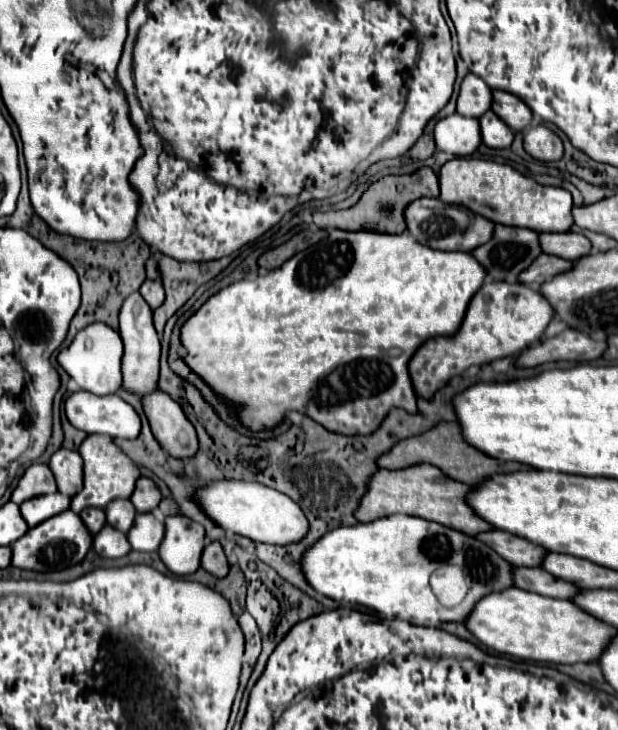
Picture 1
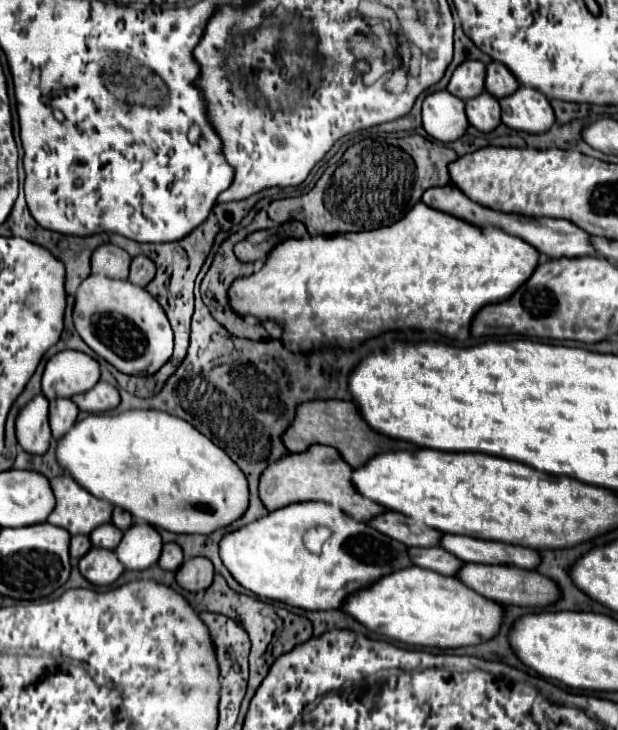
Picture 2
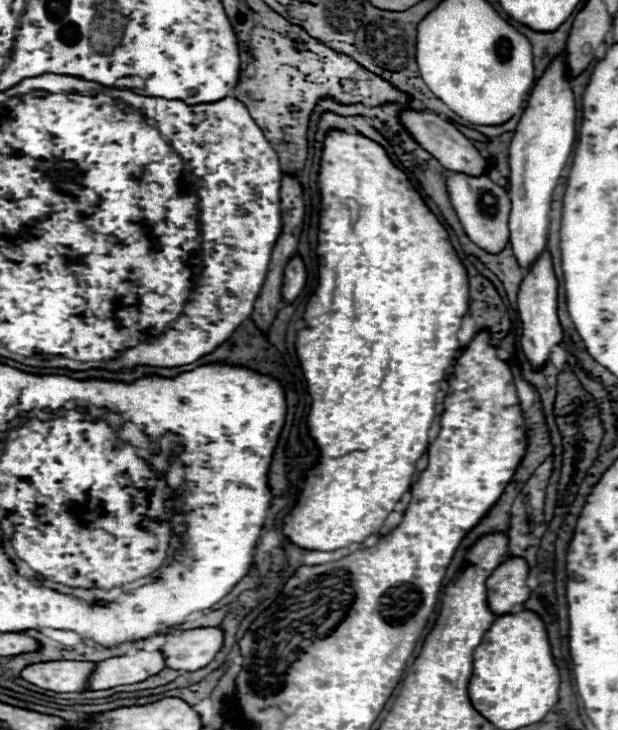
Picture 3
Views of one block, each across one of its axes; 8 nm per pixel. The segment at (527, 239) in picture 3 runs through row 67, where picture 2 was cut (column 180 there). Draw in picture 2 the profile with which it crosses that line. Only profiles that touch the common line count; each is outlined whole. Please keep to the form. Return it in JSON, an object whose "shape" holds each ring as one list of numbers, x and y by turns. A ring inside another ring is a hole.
{"shape":[[164,544,162,556,158,560,158,566,162,570,176,572,180,568,180,564,182,564,182,550,180,550,180,546,178,544]]}

